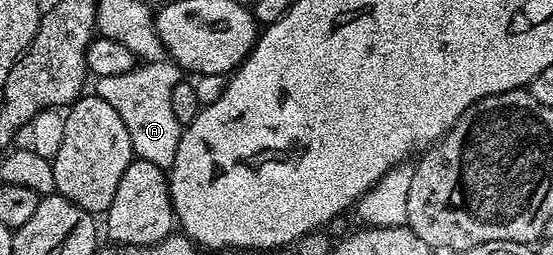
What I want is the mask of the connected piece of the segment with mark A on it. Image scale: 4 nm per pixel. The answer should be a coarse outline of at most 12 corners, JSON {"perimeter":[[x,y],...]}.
{"perimeter":[[140,63],[94,81],[137,158],[169,170],[182,124],[171,105],[184,71]]}

